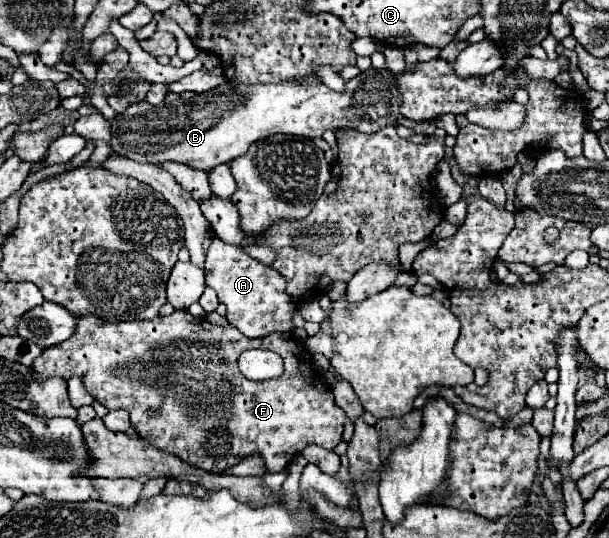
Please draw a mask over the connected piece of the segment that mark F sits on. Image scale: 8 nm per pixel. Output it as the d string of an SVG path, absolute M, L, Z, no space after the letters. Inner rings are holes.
M174 311L170 317L156 317L152 321L108 323L96 317L80 317L76 321L76 333L60 345L44 349L42 355L34 359L32 371L42 377L80 377L86 391L100 405L106 409L126 409L130 413L132 427L138 429L140 437L164 451L176 453L186 463L210 473L222 473L244 457L260 453L268 471L278 473L284 471L292 455L300 455L306 445L314 443L332 451L342 441L346 413L336 405L334 395L328 391L324 379L318 373L314 377L312 359L308 357L306 347L294 339L292 333L272 333L272 337L264 337L264 341L248 341L248 337L244 337L232 325L218 327L204 317L192 317L188 311ZM256 347L274 347L274 353L284 359L284 373L280 377L268 381L244 379L238 369L238 357L246 349ZM206 373L220 375L216 381L206 381ZM150 409L154 415L148 413Z

